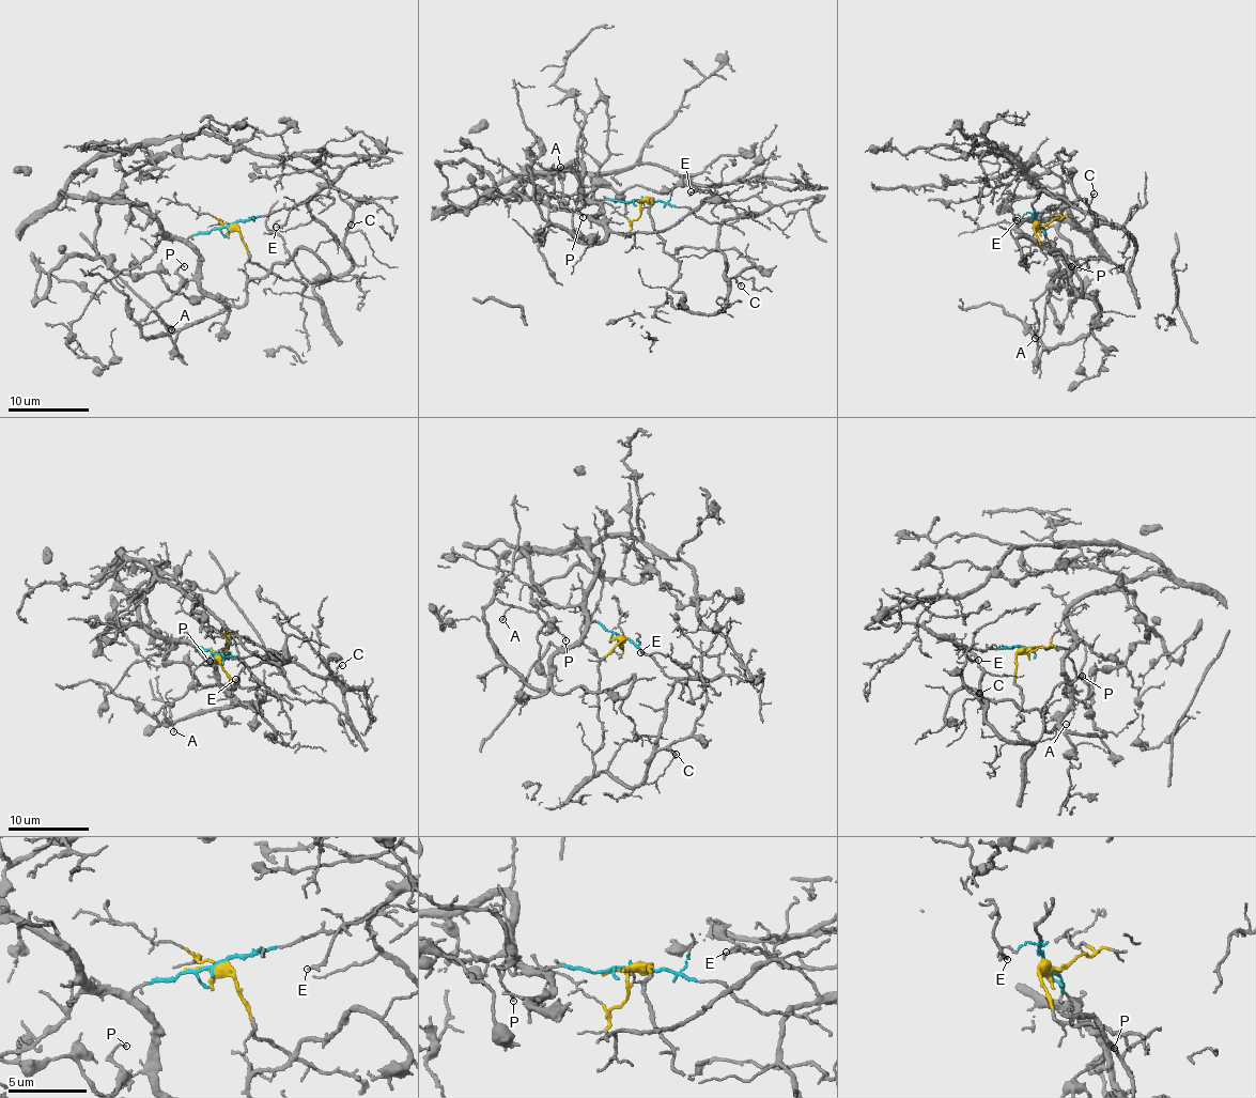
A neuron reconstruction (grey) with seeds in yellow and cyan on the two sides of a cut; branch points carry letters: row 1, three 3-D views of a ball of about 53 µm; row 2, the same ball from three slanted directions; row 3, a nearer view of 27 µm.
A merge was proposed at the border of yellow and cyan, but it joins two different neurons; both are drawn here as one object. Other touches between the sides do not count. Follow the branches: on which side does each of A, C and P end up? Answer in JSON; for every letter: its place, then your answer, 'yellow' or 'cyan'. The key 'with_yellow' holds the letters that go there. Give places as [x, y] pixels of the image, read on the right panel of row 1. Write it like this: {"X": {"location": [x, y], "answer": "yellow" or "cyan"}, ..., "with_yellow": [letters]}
{"A": {"location": [1035, 338], "answer": "cyan"}, "C": {"location": [1094, 194], "answer": "yellow"}, "P": {"location": [1071, 266], "answer": "cyan"}, "with_yellow": ["C"]}

